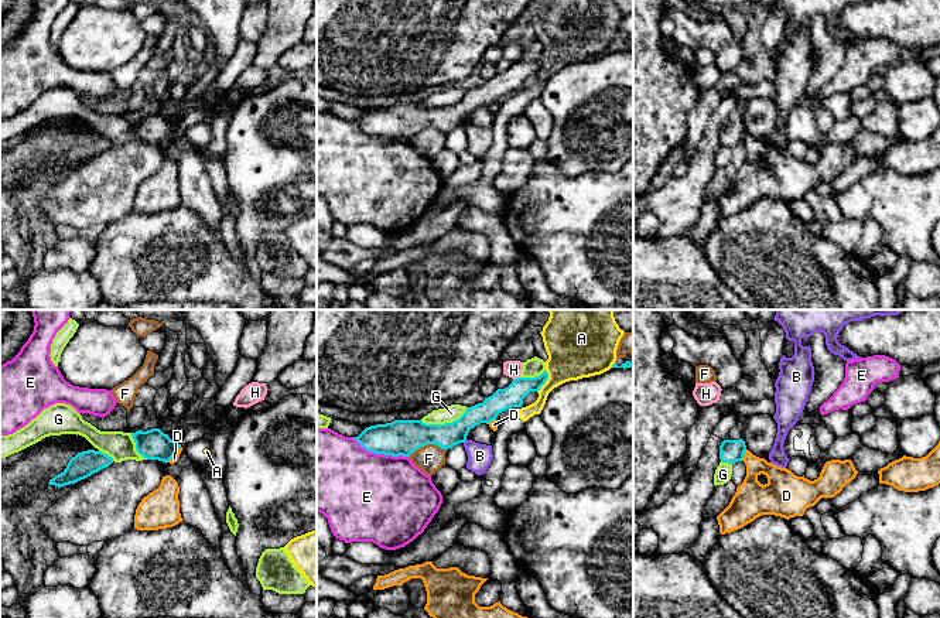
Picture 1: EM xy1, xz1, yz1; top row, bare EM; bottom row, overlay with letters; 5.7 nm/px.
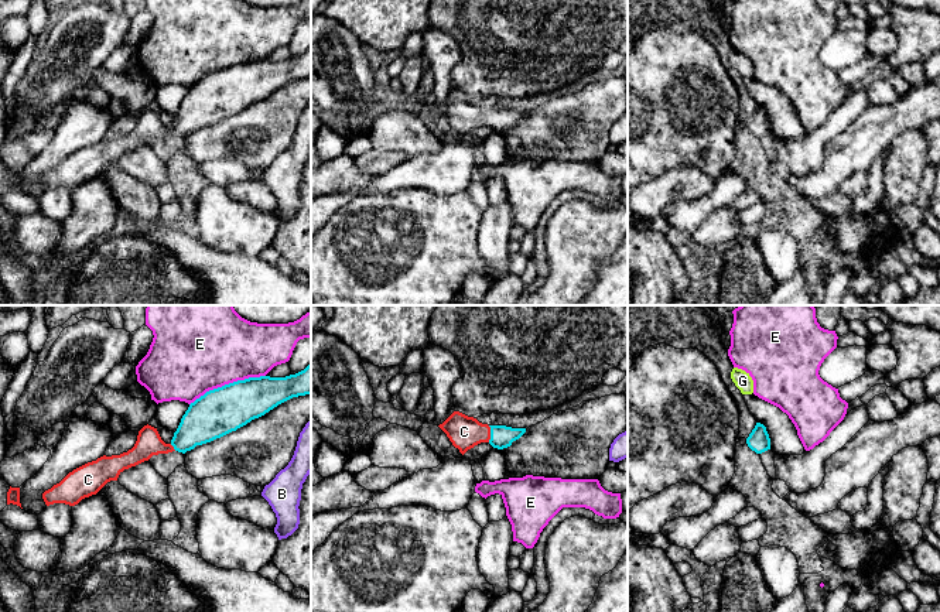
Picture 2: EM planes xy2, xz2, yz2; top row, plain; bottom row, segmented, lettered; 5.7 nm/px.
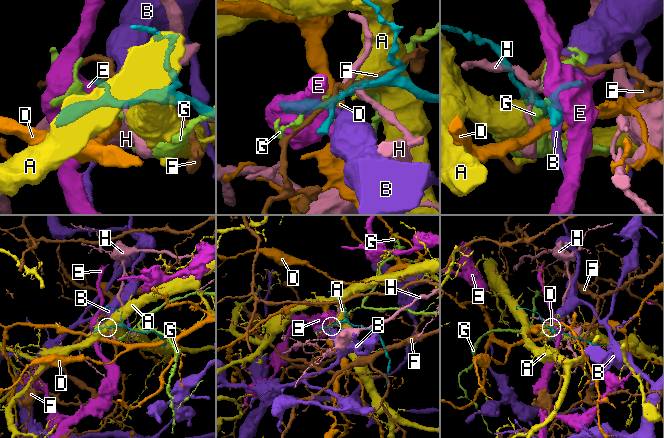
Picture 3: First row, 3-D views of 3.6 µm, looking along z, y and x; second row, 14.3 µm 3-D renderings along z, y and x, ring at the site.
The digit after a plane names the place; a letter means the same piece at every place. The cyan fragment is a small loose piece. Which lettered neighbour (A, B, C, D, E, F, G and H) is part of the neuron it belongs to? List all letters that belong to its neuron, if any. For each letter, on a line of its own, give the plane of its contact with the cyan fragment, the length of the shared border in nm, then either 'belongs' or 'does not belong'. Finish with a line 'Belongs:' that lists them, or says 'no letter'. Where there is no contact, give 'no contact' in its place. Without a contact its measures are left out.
A: xz1 | 140 nm | does not belong
B: no contact | does not belong
C: xz2 | 100 nm | belongs
D: yz1 | 70 nm | does not belong
E: xy2 | 460 nm | does not belong
F: xz1 | 220 nm | does not belong
G: xz1 | 280 nm | does not belong
H: xz1 | 40 nm | does not belong
Belongs: C

